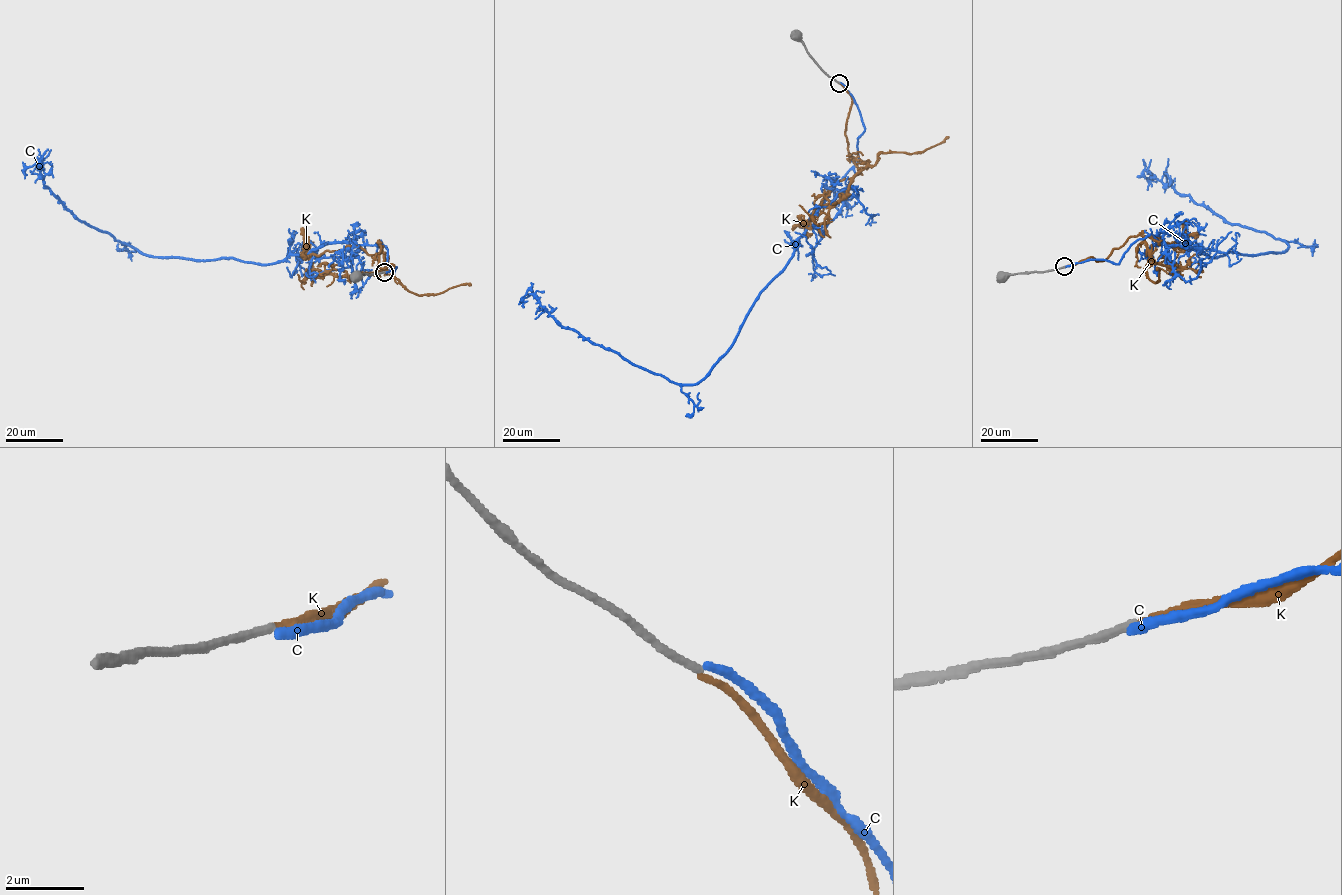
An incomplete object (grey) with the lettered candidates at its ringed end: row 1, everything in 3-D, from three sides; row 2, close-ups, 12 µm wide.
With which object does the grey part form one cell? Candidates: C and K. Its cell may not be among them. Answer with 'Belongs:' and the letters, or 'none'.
Belongs: none

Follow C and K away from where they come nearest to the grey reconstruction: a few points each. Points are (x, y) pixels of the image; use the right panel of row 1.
C: (1064, 266), (1118, 264), (1136, 241), (1164, 231), (1218, 258), (1288, 247), (1144, 170), (1147, 190)
K: (1064, 266), (1104, 260), (1141, 235), (1187, 249), (1177, 245), (1187, 220)

